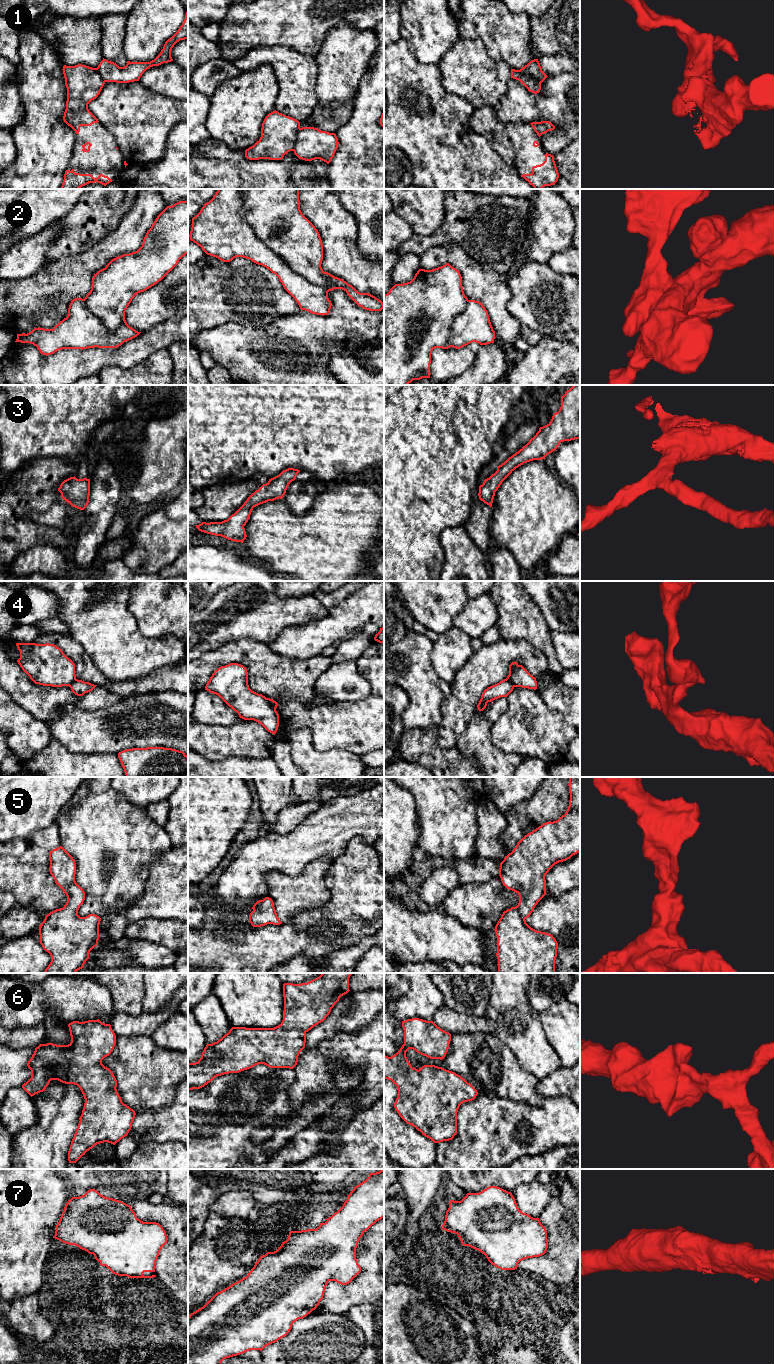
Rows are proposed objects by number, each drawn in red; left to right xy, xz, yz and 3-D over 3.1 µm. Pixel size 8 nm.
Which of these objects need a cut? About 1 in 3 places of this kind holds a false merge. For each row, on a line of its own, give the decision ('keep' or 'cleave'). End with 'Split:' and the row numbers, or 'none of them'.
1: cleave
2: cleave
3: keep
4: cleave
5: keep
6: keep
7: keep
Split: 1, 2, 4

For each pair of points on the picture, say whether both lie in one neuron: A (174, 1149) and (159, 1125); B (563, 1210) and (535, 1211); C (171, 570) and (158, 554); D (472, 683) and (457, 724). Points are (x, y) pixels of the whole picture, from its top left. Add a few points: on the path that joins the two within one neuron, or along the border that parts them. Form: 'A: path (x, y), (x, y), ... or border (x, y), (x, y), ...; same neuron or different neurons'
A: border (144, 1140), (177, 1142); different neurons
B: border (550, 1200), (538, 1217); different neurons
C: border (177, 557), (159, 570); different neurons
D: path (466, 693), (457, 709), (457, 714); same neuron

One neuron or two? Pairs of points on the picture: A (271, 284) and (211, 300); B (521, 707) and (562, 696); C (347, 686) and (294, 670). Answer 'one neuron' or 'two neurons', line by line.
A: one neuron
B: two neurons
C: two neurons

